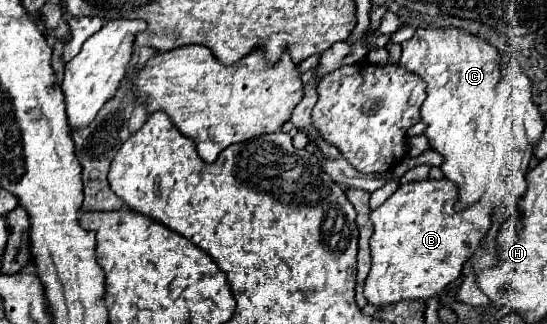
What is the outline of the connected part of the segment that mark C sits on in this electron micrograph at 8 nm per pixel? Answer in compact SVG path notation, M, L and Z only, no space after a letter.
M418 28L414 36L406 42L402 42L402 56L400 66L404 66L408 72L418 74L428 84L428 96L422 104L422 122L428 124L426 136L430 142L430 148L440 152L444 156L442 172L448 180L458 184L460 188L460 200L458 208L466 208L472 202L480 200L480 196L486 192L490 166L494 162L494 150L488 140L488 118L490 118L490 106L494 102L496 84L500 80L500 68L502 58L500 52L486 42L484 38L466 32L464 28Z

